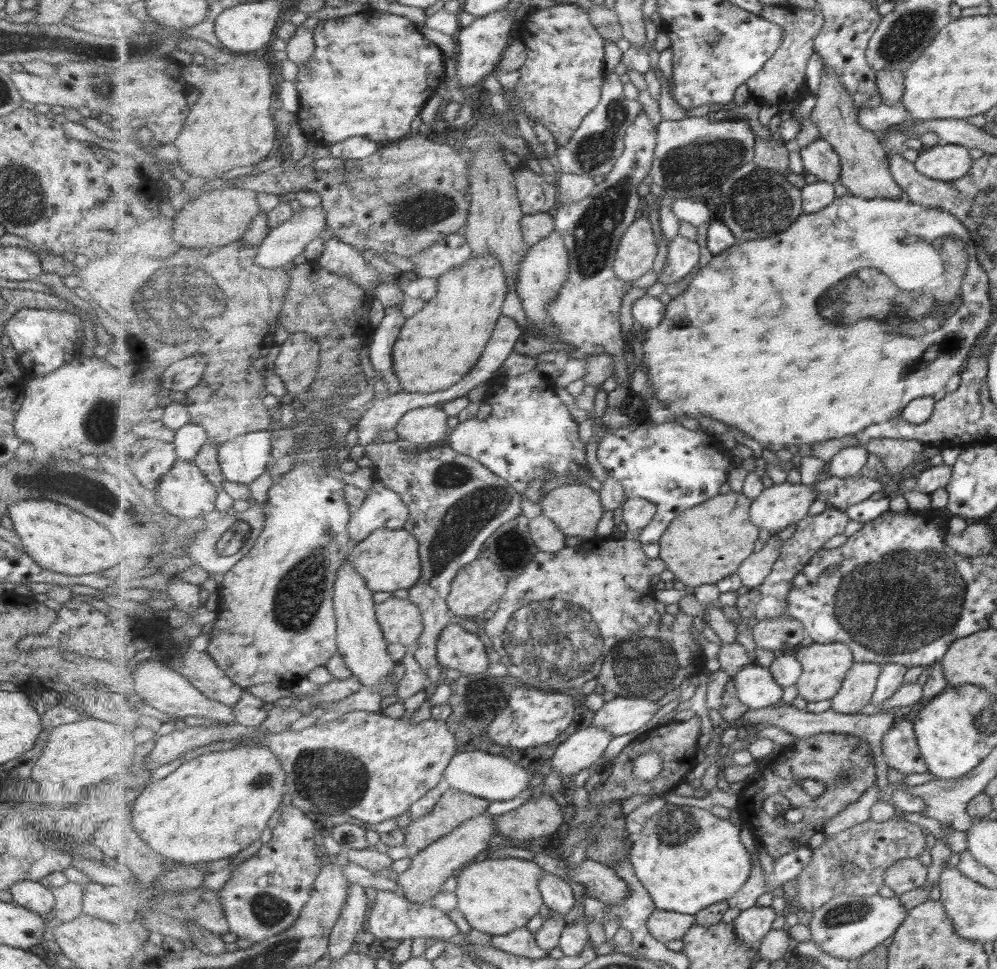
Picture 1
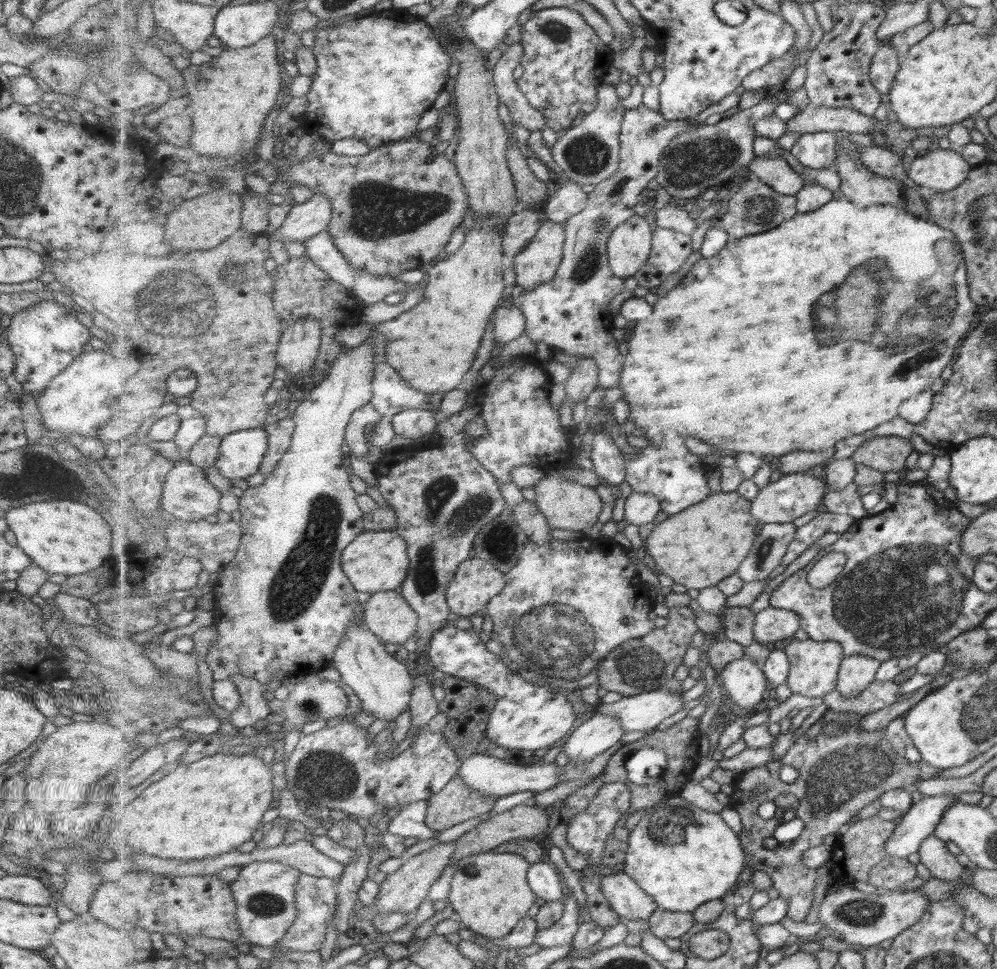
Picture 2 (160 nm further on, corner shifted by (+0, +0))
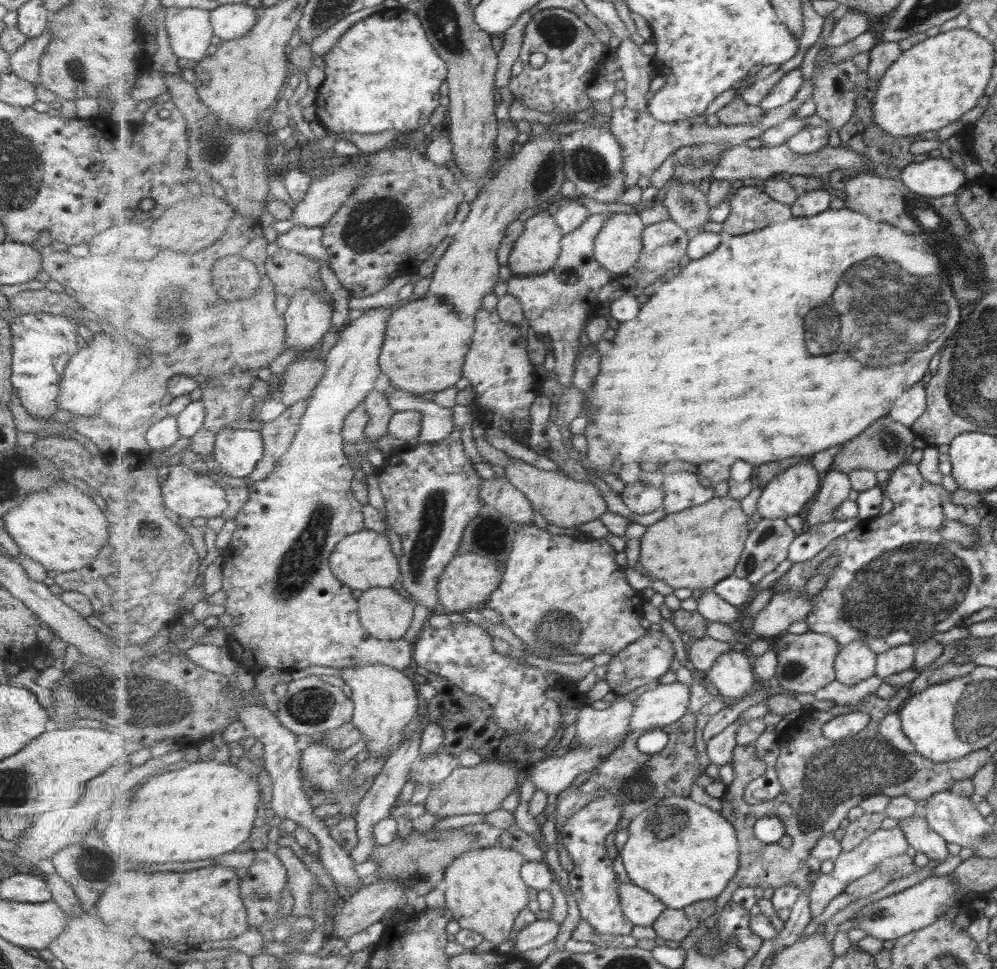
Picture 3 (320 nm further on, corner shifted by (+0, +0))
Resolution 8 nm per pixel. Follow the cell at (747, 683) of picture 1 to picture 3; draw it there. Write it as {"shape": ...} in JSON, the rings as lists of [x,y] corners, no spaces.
{"shape":[[[739,648],[716,658],[707,672],[706,680],[712,682],[725,697],[743,698],[753,690],[758,677],[752,658],[743,654]]]}

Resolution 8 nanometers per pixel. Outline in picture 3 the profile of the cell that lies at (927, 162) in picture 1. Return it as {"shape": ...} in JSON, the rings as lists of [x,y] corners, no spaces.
{"shape":[[[938,153],[919,163],[907,164],[901,176],[911,192],[931,198],[955,193],[967,182],[966,175]]]}

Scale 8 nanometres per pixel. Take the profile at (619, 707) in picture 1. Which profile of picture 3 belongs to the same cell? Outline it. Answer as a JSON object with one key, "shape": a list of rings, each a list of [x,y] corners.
{"shape":[[[684,679],[669,684],[657,683],[637,697],[630,732],[647,732],[675,724],[689,713],[689,700],[691,690]]]}

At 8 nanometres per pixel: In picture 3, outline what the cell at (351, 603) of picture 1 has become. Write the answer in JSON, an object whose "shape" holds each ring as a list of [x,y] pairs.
{"shape":[[[368,664],[355,668],[351,666],[340,671],[345,684],[352,690],[351,697],[356,706],[352,724],[362,733],[361,737],[367,740],[365,749],[368,749],[369,756],[391,757],[409,737],[403,733],[405,726],[422,710],[423,701],[418,692],[418,684],[401,670],[384,664]]]}

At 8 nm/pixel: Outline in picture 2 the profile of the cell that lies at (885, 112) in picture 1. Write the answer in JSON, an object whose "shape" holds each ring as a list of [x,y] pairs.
{"shape":[[[808,104],[801,112],[786,121],[788,132],[818,133],[844,130],[870,134],[877,120],[852,108],[829,108]]]}

